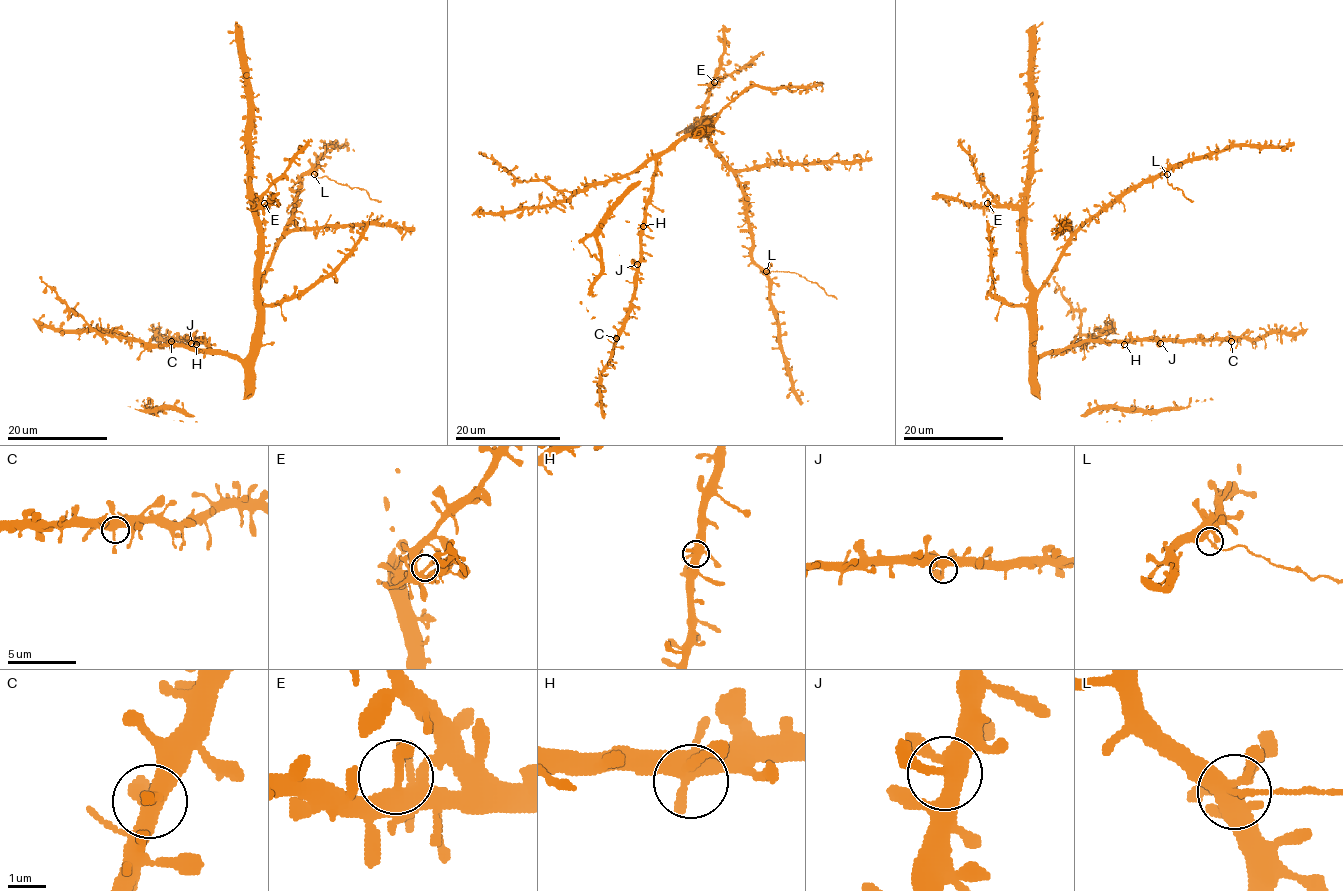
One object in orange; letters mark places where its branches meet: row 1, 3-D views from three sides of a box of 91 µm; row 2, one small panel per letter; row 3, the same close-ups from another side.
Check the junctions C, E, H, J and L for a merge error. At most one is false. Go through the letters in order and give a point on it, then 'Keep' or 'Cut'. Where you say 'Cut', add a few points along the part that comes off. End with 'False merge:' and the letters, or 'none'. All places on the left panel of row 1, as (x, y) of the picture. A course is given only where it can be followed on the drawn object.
C: Place: (171, 341). Keep
E: Place: (264, 203). Keep
H: Place: (196, 344). Keep
J: Place: (191, 343). Keep
L: Place: (314, 174). Cut. Course of the part to remove: (314, 174), (319, 178), (328, 177), (351, 188), (363, 188), (372, 199), (381, 202)
False merge: L

